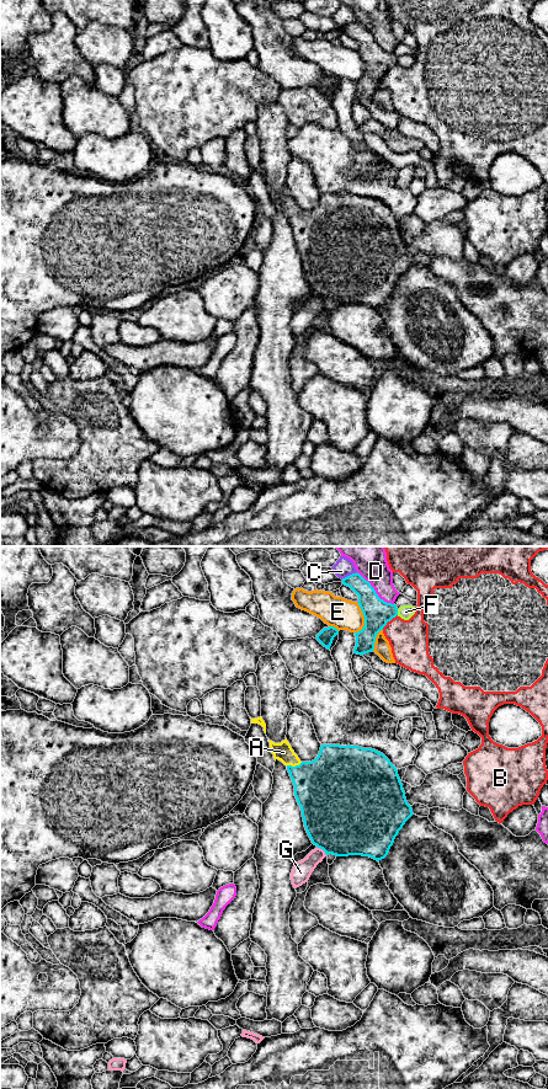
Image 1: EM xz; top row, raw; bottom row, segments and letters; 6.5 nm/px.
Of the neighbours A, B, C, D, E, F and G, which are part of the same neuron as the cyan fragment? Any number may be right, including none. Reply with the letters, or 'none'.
A

